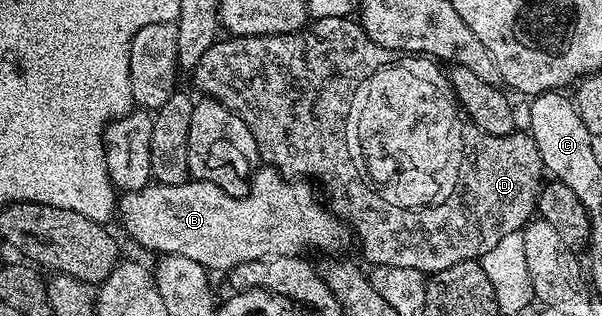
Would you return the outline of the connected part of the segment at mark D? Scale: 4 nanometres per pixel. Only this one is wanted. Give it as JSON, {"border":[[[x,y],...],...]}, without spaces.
{"border":[[[335,16],[334,18],[313,19],[311,23],[299,32],[282,34],[281,36],[228,36],[217,39],[215,44],[202,54],[202,58],[191,69],[190,76],[196,83],[196,88],[205,97],[224,104],[246,126],[250,126],[250,134],[254,134],[254,142],[258,146],[260,160],[267,167],[276,169],[282,176],[289,178],[312,178],[317,176],[326,187],[332,188],[336,184],[336,160],[340,160],[340,168],[346,175],[352,176],[357,172],[368,179],[368,192],[364,188],[352,188],[348,196],[336,196],[330,203],[331,211],[360,239],[360,252],[369,260],[372,266],[406,266],[425,274],[441,272],[446,266],[454,266],[463,260],[480,260],[506,234],[520,232],[536,212],[536,199],[540,197],[542,187],[542,167],[538,146],[527,131],[517,130],[505,136],[486,134],[481,128],[465,117],[456,94],[447,75],[440,73],[441,65],[435,59],[427,56],[406,54],[394,58],[391,64],[380,64],[382,50],[373,44],[364,29],[355,19]]]}

